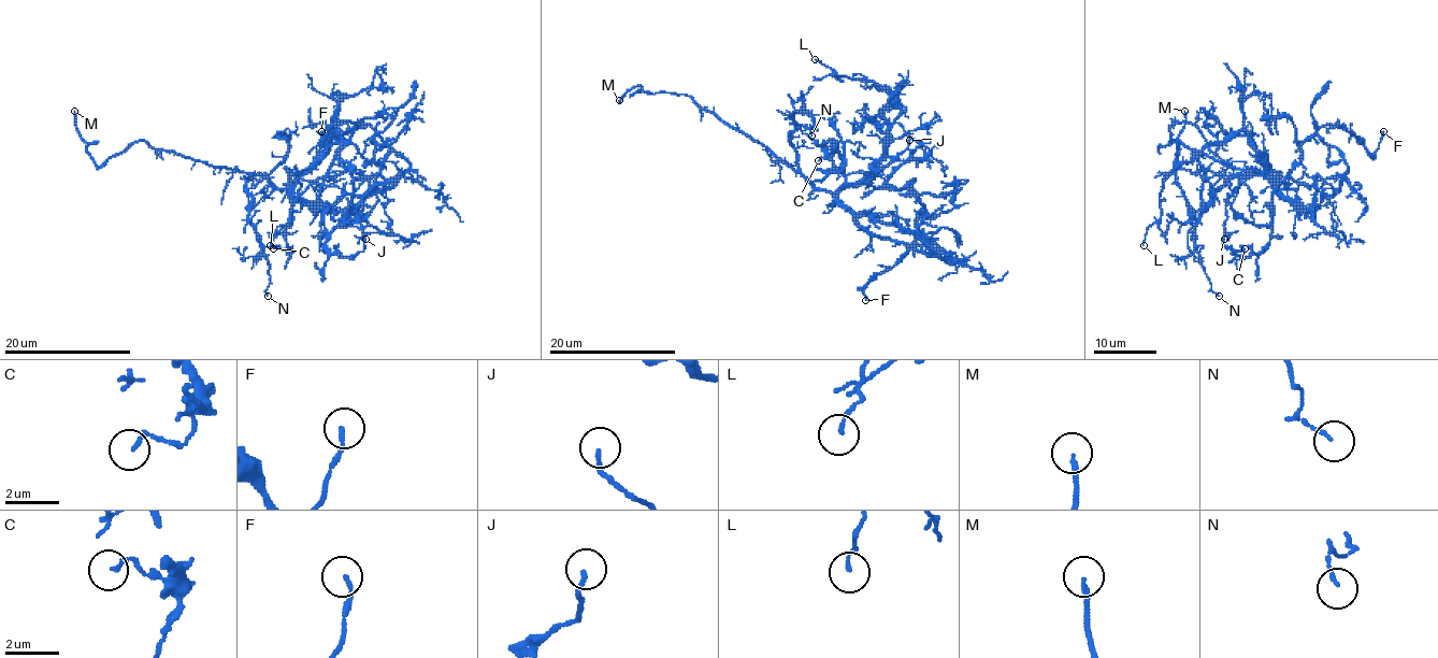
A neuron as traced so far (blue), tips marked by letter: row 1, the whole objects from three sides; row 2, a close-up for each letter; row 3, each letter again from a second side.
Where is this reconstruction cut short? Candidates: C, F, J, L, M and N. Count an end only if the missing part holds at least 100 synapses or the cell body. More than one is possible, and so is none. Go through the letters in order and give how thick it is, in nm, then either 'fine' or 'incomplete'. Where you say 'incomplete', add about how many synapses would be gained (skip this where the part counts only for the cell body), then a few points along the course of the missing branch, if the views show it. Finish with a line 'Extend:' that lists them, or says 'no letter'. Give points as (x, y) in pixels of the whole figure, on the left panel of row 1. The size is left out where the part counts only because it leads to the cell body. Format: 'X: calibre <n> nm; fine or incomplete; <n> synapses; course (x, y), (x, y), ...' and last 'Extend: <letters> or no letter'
C: calibre 120 nm; fine
F: calibre 130 nm; fine
J: calibre 150 nm; fine
L: calibre 120 nm; fine
M: calibre 180 nm; incomplete; course (74, 111), (61, 98), (49, 104)
N: calibre 110 nm; fine
Extend: M

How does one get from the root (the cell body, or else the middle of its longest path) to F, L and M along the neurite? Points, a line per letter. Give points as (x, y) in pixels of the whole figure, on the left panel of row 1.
F: (327, 208), (346, 195), (384, 191), (410, 165), (369, 125), (356, 125), (319, 154), (321, 131)
L: (327, 208), (303, 204), (292, 186), (336, 131), (343, 141), (340, 157), (348, 166), (308, 186), (270, 245)
M: (327, 208), (144, 141), (98, 166), (87, 151), (97, 142), (81, 136), (74, 111)

